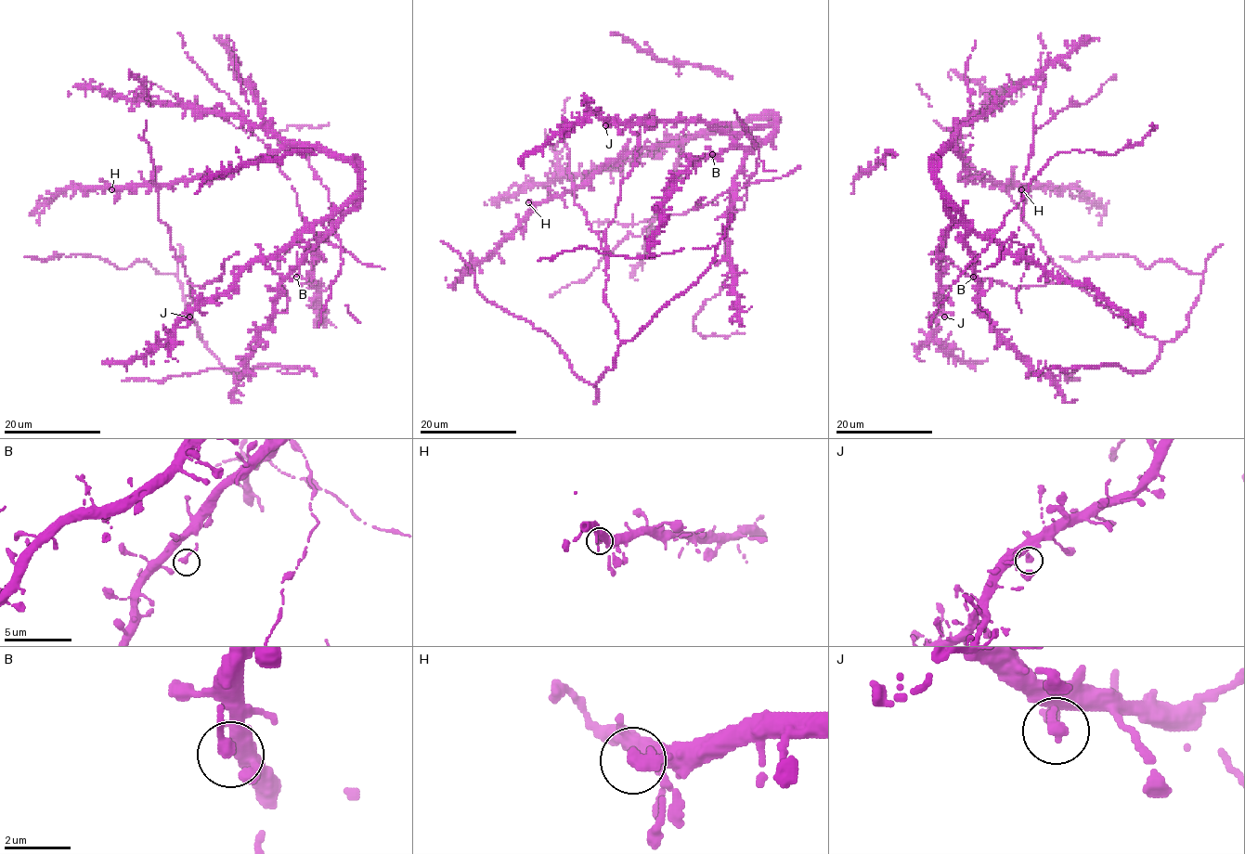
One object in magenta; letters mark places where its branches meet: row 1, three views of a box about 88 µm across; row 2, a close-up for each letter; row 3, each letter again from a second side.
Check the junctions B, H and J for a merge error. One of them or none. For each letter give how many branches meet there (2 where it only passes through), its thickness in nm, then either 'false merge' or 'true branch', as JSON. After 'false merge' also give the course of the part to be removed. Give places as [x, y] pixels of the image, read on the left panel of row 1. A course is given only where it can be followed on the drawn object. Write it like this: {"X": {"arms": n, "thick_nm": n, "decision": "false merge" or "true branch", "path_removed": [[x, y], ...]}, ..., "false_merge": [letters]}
{"B": {"arms": 1, "thick_nm": 360, "decision": "true branch"}, "H": {"arms": 1, "thick_nm": 380, "decision": "true branch"}, "J": {"arms": 1, "thick_nm": 360, "decision": "true branch"}, "false_merge": []}

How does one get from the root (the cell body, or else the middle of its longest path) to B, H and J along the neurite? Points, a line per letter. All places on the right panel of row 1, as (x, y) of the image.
B: (987, 181), (972, 178), (949, 146), (938, 158), (937, 178), (966, 228), (965, 241), (973, 260), (973, 277)
H: (987, 181), (1018, 185), (1020, 189)
J: (987, 181), (972, 178), (949, 146), (938, 158), (936, 183), (952, 218), (938, 248), (940, 313), (944, 317)

